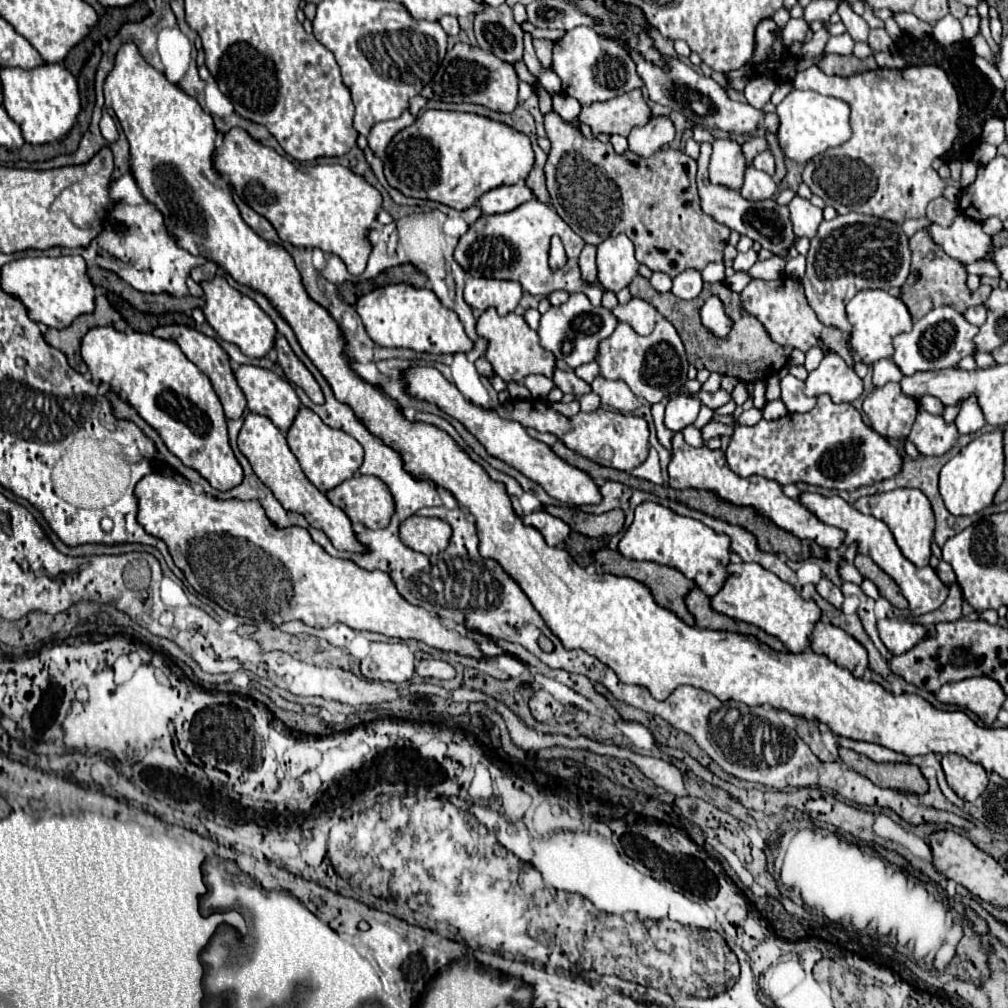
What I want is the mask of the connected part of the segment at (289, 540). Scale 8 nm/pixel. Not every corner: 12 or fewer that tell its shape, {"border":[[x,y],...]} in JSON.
{"border":[[163,473],[137,519],[197,593],[483,657],[389,575]]}

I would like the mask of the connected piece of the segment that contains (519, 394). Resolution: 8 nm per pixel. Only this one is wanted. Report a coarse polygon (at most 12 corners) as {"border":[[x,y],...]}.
{"border":[[509,383],[511,399],[529,399],[523,383]]}

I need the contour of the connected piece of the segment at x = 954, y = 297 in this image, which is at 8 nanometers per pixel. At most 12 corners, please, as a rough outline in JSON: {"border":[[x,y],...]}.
{"border":[[929,231],[909,247],[919,273],[903,285],[913,319],[925,303],[965,313],[985,303],[991,287],[969,291],[965,265],[945,255]]}

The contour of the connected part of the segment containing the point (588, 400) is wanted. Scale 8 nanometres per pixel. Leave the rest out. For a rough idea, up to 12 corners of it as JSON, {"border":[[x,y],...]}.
{"border":[[597,393],[583,395],[581,411],[595,411],[601,405]]}

